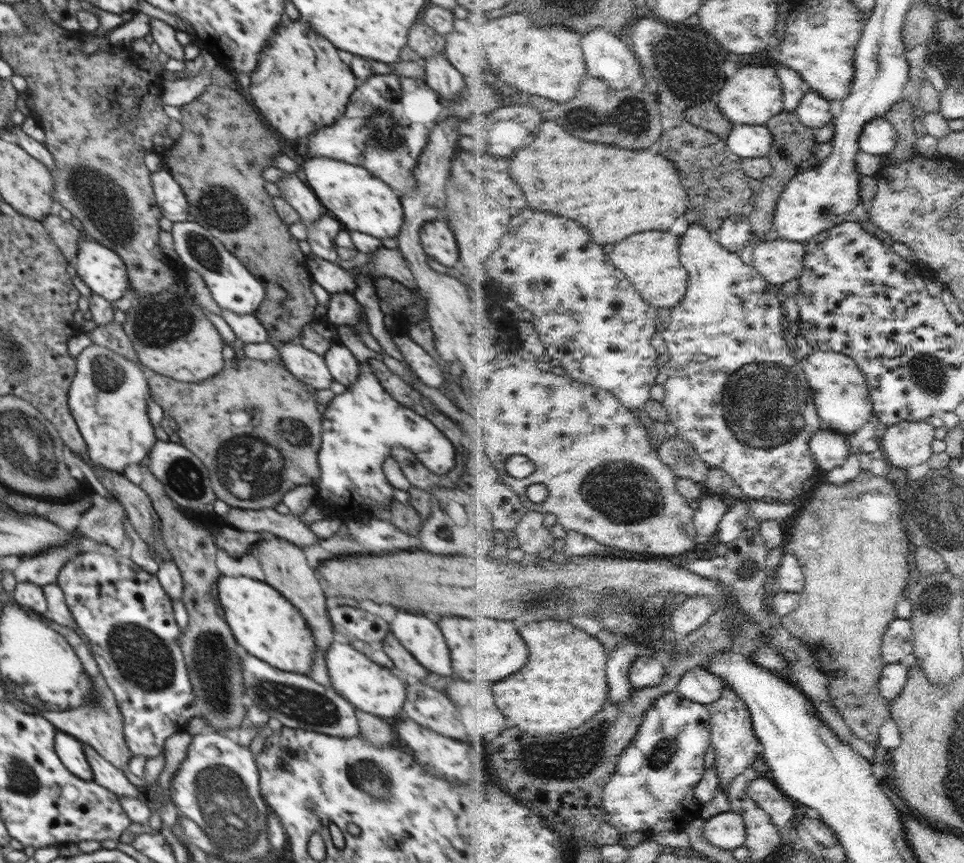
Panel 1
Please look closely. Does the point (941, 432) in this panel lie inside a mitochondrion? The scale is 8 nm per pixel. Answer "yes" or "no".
no

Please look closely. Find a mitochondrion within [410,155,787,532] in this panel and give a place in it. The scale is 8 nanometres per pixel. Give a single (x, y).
(623, 493)

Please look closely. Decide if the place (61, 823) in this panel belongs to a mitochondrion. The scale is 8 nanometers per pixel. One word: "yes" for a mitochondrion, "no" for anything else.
no

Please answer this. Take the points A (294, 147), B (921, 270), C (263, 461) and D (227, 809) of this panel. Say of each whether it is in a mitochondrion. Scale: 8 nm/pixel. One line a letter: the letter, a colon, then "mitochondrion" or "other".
A: other
B: other
C: mitochondrion
D: mitochondrion

